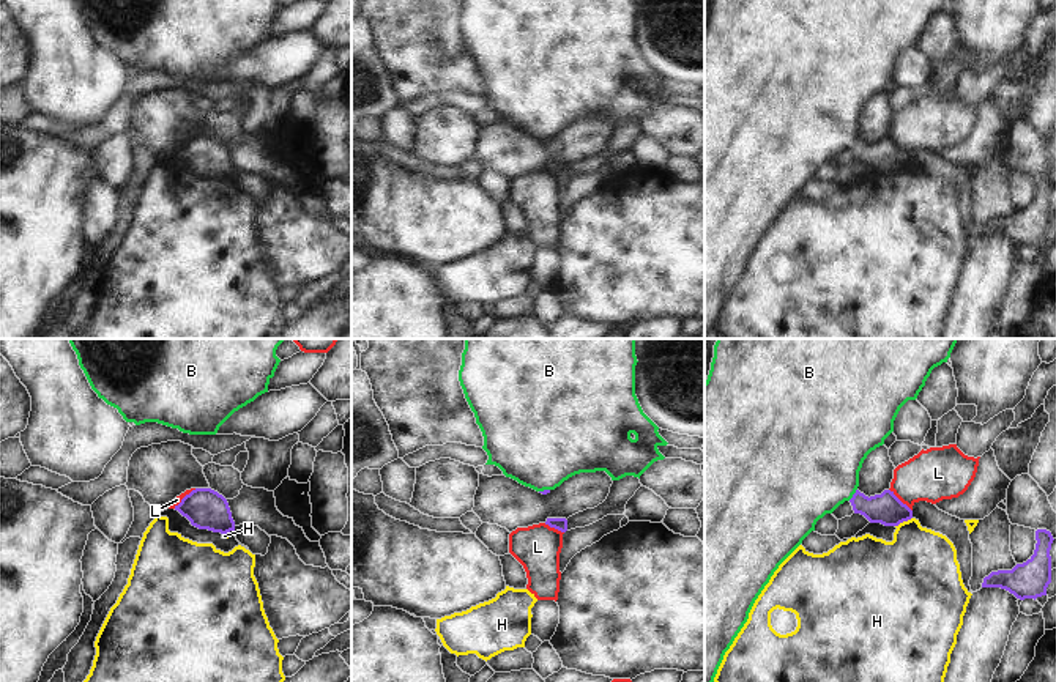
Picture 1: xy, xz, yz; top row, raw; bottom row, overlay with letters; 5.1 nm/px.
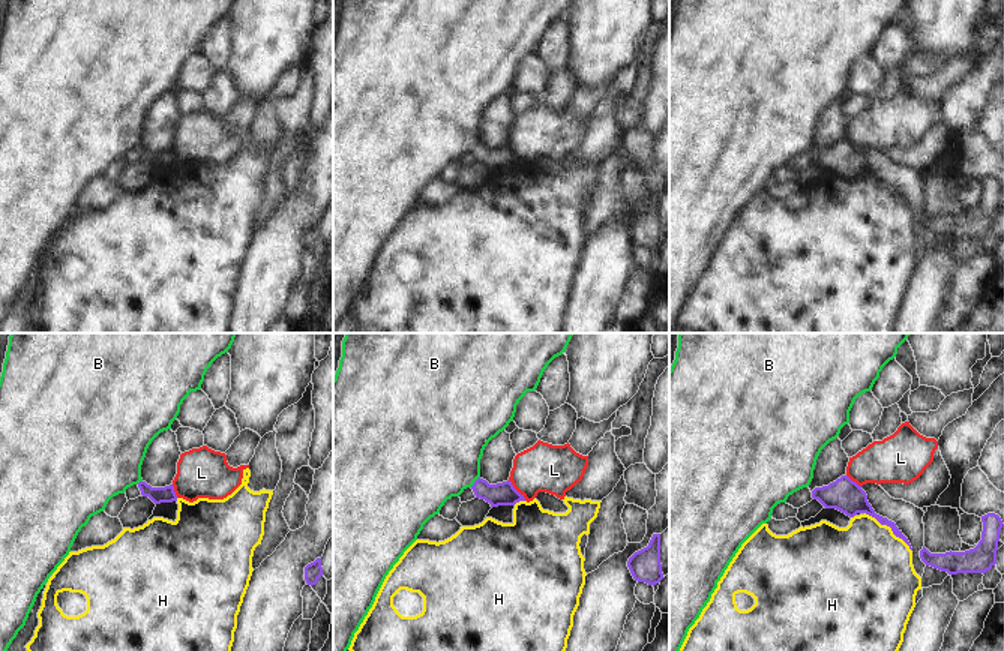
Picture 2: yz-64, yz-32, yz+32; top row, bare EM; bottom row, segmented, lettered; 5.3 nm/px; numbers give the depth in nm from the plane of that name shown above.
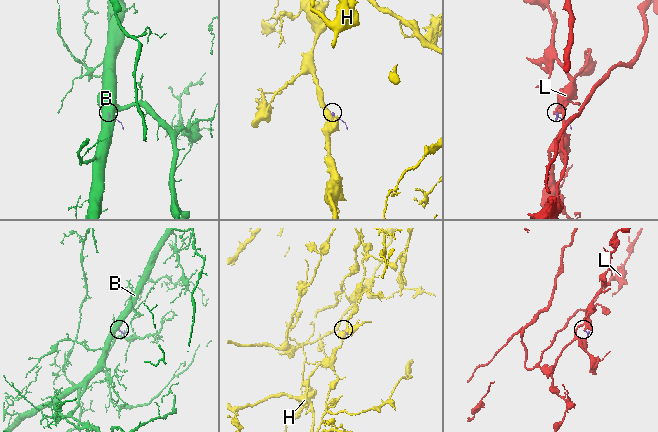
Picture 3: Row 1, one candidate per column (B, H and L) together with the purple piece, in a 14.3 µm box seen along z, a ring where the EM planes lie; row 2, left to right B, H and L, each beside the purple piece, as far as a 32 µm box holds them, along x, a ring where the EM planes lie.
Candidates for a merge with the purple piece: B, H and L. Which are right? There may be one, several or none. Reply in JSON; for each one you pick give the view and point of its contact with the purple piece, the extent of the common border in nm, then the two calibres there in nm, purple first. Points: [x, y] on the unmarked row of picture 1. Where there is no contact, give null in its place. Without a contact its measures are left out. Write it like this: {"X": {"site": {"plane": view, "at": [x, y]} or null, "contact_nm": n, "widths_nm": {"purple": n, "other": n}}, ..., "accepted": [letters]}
{"B": {"site": {"plane": "yz", "at": [853, 142]}, "contact_nm": 80, "widths_nm": {"purple": 160, "other": 460}}, "accepted": ["B"]}

